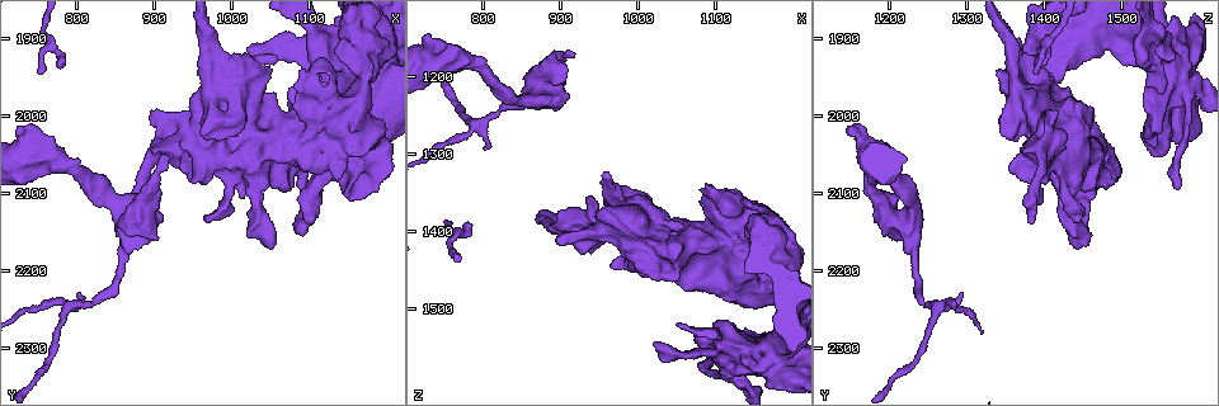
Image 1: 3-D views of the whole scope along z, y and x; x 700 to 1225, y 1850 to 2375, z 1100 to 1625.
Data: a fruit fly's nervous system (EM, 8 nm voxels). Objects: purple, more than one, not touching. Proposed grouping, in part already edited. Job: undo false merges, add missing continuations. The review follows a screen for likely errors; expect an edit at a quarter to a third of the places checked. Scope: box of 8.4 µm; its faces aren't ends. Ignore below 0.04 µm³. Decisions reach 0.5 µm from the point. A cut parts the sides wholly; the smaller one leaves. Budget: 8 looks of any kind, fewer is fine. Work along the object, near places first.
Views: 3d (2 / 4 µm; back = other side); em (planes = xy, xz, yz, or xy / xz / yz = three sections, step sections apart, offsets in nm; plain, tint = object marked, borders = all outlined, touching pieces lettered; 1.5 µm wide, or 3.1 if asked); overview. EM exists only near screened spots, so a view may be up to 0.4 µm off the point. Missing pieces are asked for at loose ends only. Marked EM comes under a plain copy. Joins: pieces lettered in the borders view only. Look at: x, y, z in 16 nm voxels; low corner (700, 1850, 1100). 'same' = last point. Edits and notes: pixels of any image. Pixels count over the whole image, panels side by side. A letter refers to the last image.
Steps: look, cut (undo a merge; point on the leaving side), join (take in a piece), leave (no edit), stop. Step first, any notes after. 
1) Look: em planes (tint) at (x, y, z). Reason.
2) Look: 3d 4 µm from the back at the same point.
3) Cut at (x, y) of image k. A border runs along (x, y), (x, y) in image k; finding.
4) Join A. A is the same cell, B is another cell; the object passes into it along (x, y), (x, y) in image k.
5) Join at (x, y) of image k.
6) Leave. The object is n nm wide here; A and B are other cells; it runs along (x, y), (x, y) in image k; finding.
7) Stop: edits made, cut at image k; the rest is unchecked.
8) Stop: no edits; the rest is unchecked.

Look: 3d 2 µm at (910, 2050, 1170). An open end.

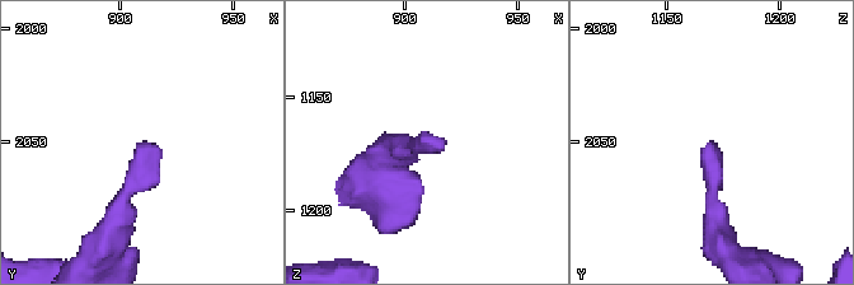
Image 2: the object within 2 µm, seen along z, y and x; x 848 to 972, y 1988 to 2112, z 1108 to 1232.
Look: em planes (borders) at (912, 2050, 1171). Now the EM.

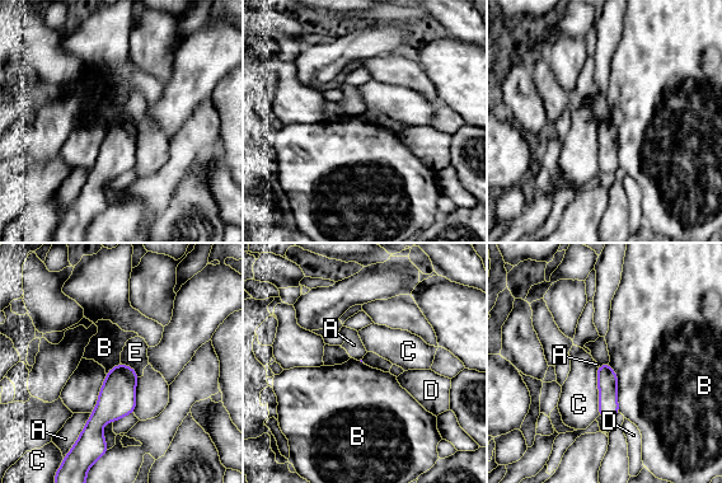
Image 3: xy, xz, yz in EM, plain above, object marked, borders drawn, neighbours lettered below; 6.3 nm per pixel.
Leave. A, B, C, D and E are other cells; a border runs along (608, 364), (617, 376), (619, 411) in image 3; none of them fits.

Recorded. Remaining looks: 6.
Look: 3d 2 µm at (990, 1915, 1365). Free end.

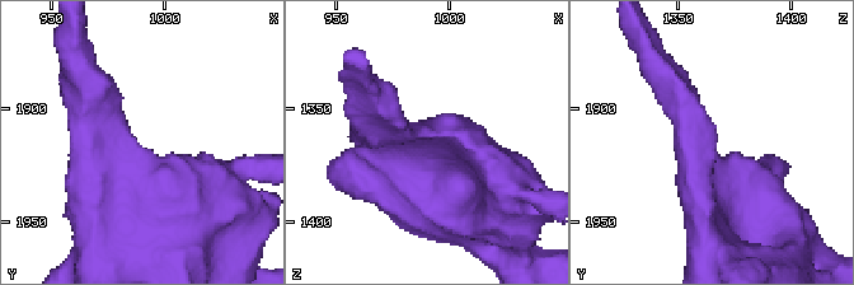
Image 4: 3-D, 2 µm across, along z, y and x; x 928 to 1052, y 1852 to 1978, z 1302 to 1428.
Look: em planes (borders) at (993, 1918, 1363). Need the tissue.

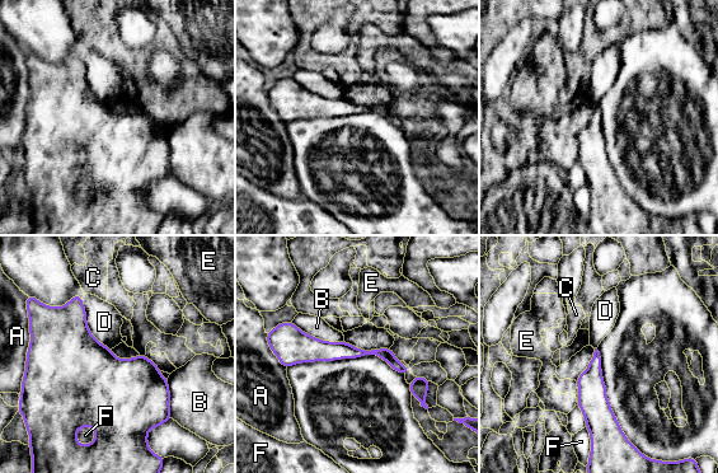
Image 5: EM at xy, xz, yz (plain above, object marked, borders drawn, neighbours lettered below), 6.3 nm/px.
Leave. A, B, C, D, E and F are other cells; it runs along (281, 355), (384, 352), (404, 369) in image 5; none of them fits.

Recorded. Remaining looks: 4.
Look: 3d 2 µm at (1155, 1890, 1390). Abrupt turn.

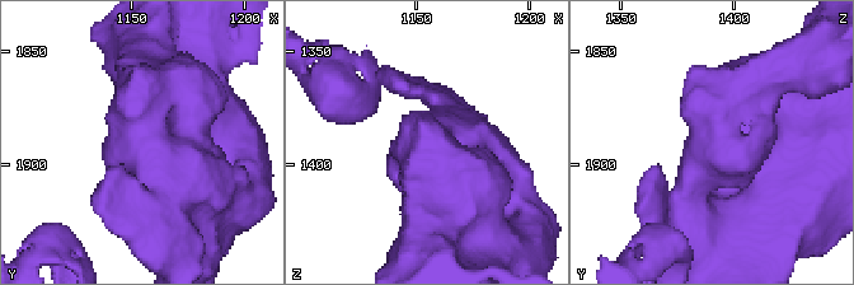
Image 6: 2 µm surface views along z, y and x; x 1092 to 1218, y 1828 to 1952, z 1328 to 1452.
Look: em xz step 8 (tint) at (1158, 1891, 1386). Need the tissue.

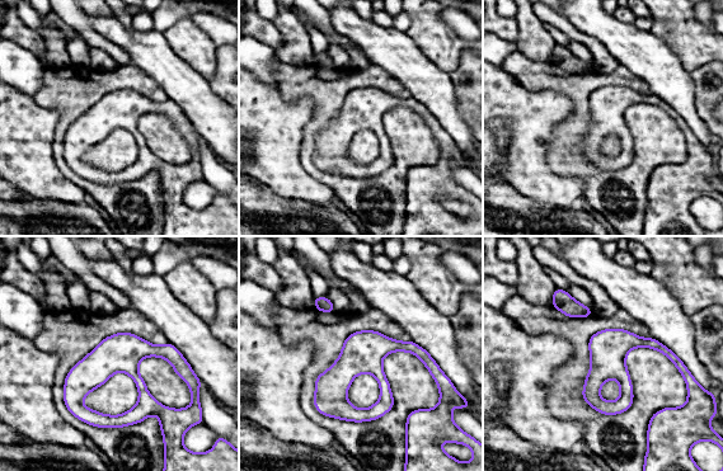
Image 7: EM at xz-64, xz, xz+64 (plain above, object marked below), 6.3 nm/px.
Look: em planes (borders) at the same point.

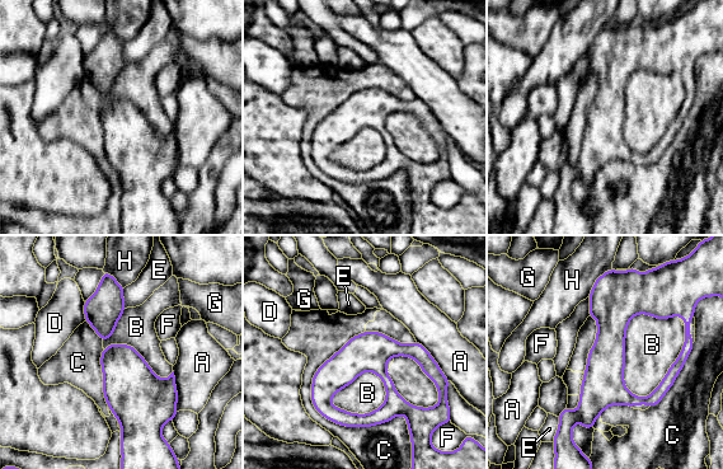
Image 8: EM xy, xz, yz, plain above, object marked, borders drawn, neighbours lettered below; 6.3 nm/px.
Leave. A, B, C, D, E, F, G and H are other cells; continuous, no second neuron.

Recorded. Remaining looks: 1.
Stop: no edits; the rest is unchecked.

